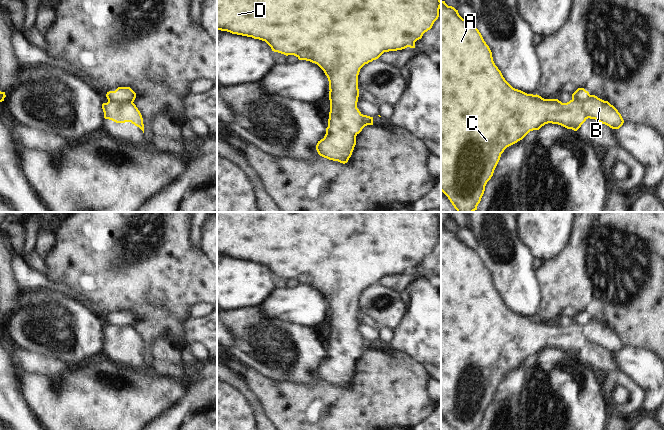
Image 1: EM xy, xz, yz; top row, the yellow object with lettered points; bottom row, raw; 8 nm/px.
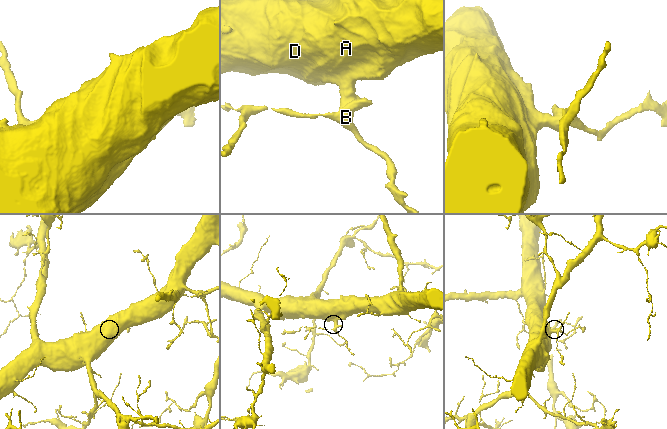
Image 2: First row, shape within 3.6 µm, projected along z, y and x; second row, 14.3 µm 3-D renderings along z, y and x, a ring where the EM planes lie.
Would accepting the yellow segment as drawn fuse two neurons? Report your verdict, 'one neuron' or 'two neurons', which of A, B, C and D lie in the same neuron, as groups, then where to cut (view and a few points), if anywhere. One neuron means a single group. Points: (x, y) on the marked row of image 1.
two neurons; A C D / B; cut in xy along (132, 102), (126, 102), (120, 109), (107, 103), (103, 111)

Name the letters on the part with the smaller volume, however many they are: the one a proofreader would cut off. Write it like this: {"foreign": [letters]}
{"foreign": ["B"]}

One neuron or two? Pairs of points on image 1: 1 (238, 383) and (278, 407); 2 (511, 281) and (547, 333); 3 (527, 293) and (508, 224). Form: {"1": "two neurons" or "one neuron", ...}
{"1": "two neurons", "2": "two neurons", "3": "one neuron"}

